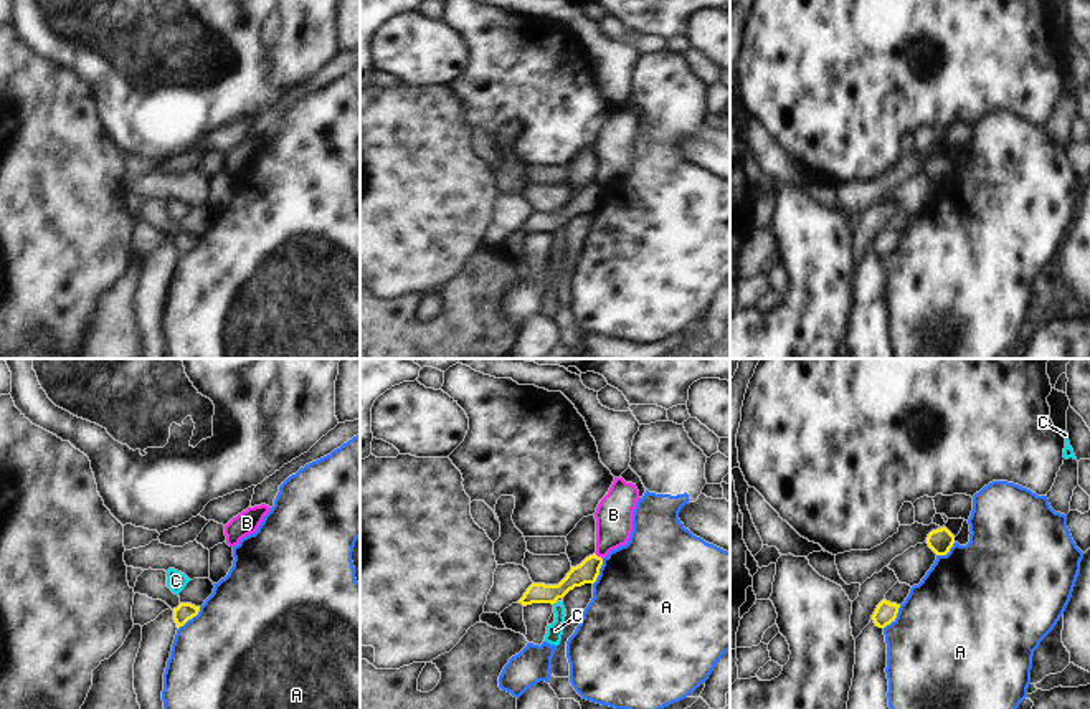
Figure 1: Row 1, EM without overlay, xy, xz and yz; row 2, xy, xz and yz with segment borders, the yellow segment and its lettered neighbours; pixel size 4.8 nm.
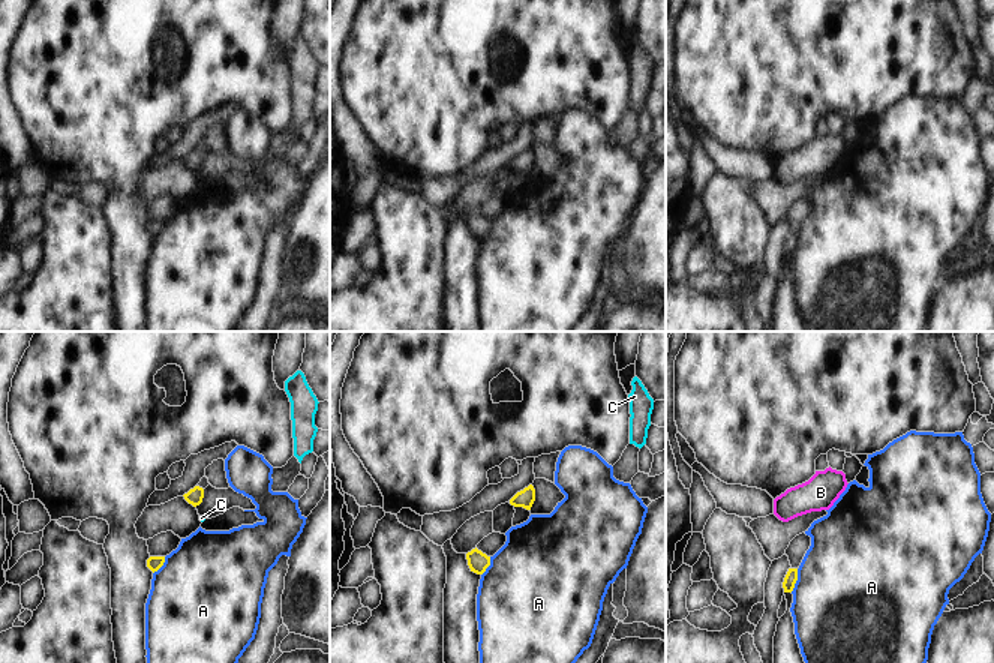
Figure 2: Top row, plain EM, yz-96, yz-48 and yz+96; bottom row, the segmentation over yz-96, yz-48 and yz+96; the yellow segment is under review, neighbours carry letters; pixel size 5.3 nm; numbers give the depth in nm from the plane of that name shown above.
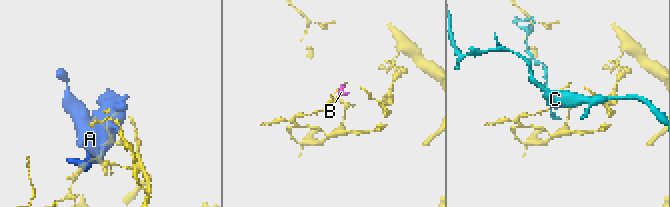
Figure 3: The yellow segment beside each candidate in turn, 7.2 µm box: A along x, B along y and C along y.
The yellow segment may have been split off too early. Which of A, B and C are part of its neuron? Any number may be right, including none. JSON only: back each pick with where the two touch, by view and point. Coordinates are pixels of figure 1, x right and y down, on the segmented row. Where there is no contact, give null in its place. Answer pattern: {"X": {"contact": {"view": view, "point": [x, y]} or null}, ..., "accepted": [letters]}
{"accepted": []}

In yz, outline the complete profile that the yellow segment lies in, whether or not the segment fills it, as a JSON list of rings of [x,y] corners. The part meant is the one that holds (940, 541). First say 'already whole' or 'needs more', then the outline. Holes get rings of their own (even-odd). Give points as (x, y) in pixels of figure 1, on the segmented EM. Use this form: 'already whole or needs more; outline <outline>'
already whole; outline [[[941,527],[928,534],[926,544],[936,555],[946,555],[955,544],[955,535]]]

